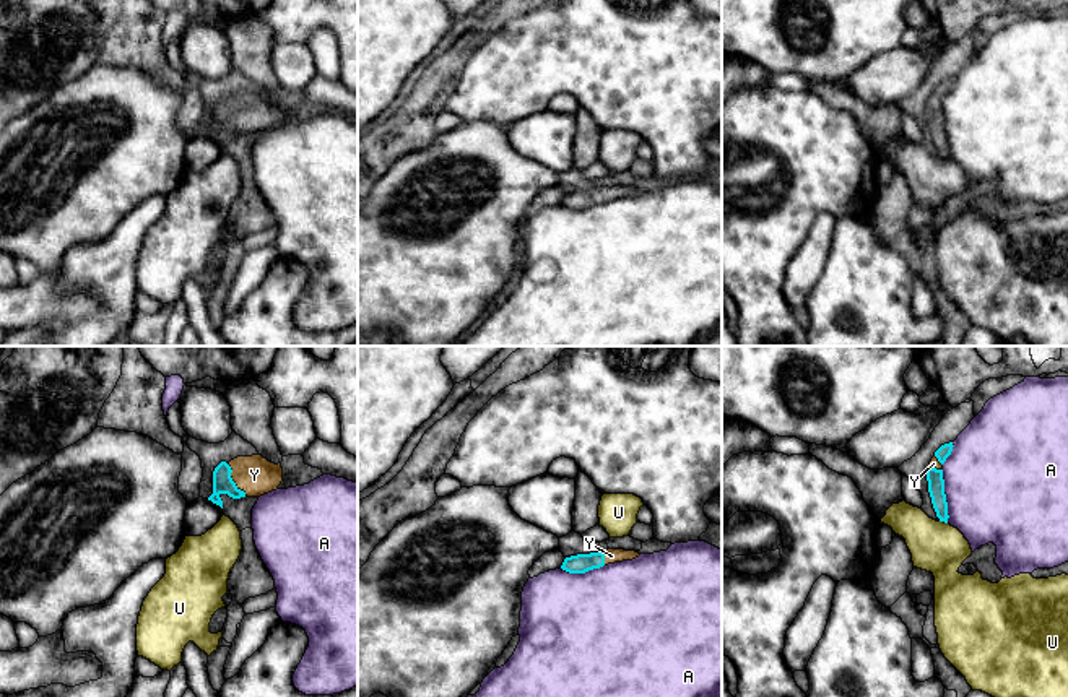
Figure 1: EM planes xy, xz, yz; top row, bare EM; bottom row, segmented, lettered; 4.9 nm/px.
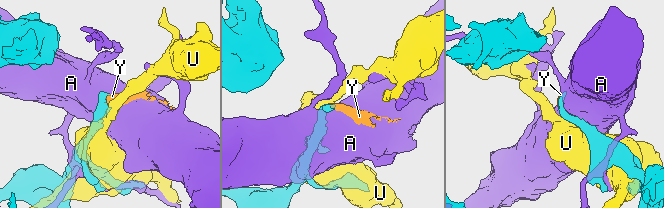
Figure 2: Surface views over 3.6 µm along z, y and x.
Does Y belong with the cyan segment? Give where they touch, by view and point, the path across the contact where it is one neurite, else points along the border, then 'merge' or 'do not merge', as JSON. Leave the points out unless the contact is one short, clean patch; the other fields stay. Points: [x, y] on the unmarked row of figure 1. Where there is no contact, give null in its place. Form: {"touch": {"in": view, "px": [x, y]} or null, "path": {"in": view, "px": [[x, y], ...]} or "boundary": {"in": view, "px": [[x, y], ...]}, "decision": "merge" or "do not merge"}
{"touch": {"in": "xy", "px": [231, 116]}, "path": {"in": "xy", "px": [[223, 119], [231, 116], [254, 111]]}, "decision": "merge"}

